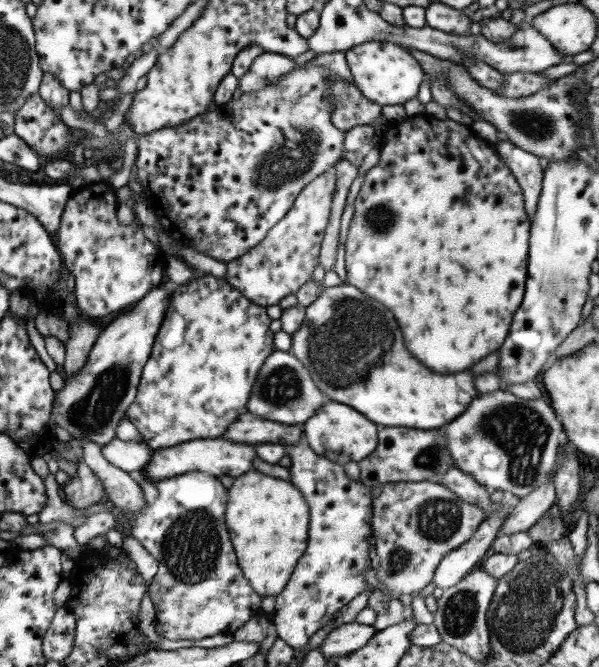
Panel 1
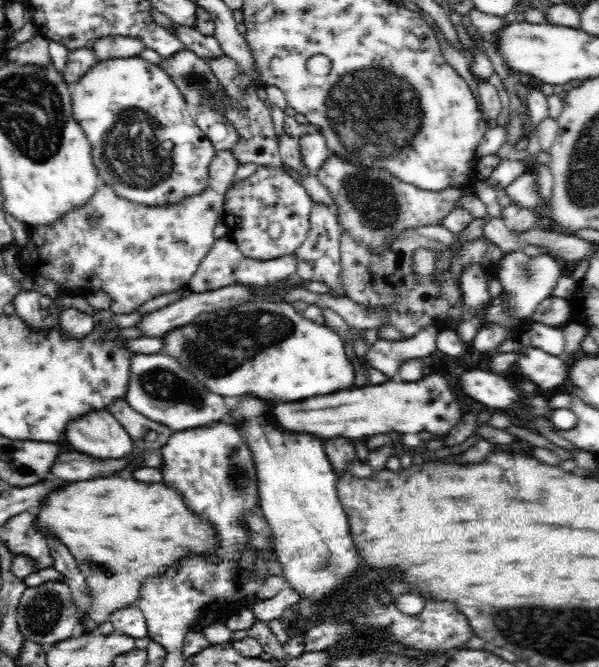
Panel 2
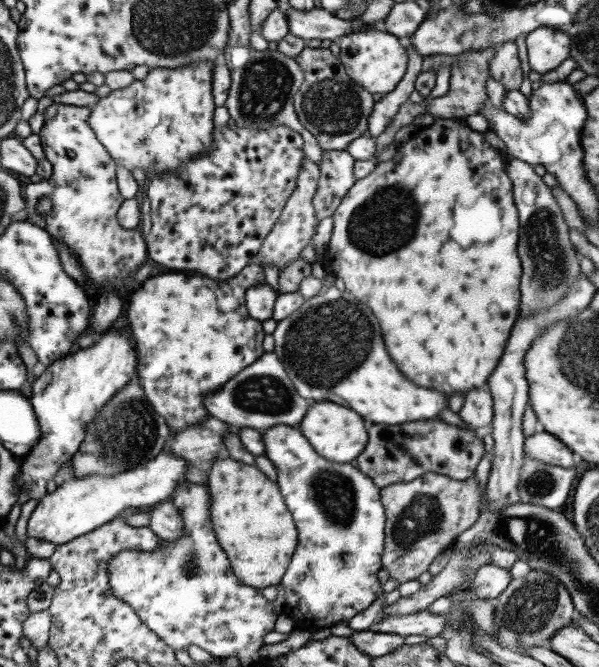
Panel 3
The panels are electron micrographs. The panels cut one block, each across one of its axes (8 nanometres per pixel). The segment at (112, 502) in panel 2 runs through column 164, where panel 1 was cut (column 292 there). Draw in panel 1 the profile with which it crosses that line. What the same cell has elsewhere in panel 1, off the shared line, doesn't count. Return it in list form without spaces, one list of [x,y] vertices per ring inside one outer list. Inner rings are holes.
[[[255,470],[245,472],[233,478],[227,490],[225,526],[249,586],[263,598],[279,596],[307,546],[307,504],[303,496],[285,480]]]

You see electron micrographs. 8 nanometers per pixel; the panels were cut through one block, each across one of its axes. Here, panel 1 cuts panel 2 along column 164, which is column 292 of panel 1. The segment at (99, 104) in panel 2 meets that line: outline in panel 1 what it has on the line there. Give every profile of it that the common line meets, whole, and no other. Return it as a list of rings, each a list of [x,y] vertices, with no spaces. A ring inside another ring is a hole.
[[[305,64],[305,66],[297,66],[293,72],[281,76],[279,80],[271,82],[269,86],[265,86],[263,90],[257,90],[257,92],[249,92],[249,94],[243,94],[239,96],[235,102],[225,102],[221,106],[217,106],[215,112],[205,112],[205,114],[199,114],[197,118],[189,120],[187,124],[181,124],[181,126],[167,126],[167,128],[161,128],[161,130],[155,130],[155,132],[149,132],[149,134],[139,134],[137,136],[137,156],[133,158],[135,162],[135,172],[137,172],[137,182],[141,184],[143,188],[143,194],[145,194],[145,200],[147,204],[151,206],[153,210],[153,216],[157,220],[157,224],[163,228],[163,232],[177,244],[181,244],[183,248],[189,248],[191,252],[197,252],[197,254],[203,254],[207,258],[215,258],[215,260],[221,260],[221,262],[231,262],[231,260],[237,260],[239,256],[243,256],[245,252],[249,252],[251,248],[255,248],[257,244],[261,244],[261,240],[265,238],[265,234],[291,210],[295,198],[299,196],[299,192],[311,182],[315,180],[317,176],[321,176],[323,172],[331,170],[345,154],[345,148],[343,148],[343,138],[345,138],[345,132],[337,130],[331,120],[329,120],[329,112],[331,112],[331,104],[327,102],[327,88],[331,84],[331,76],[335,76],[333,72],[329,72],[327,68],[323,68],[321,64],[317,66],[311,66],[311,64]]]

